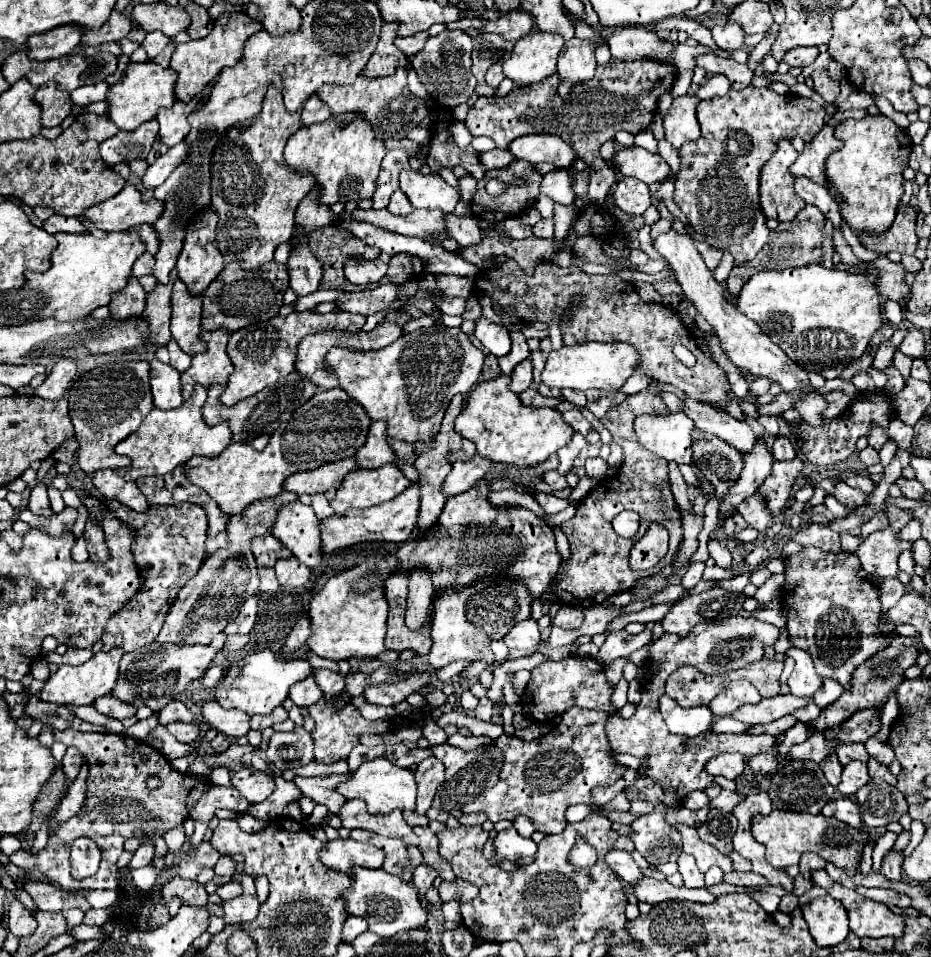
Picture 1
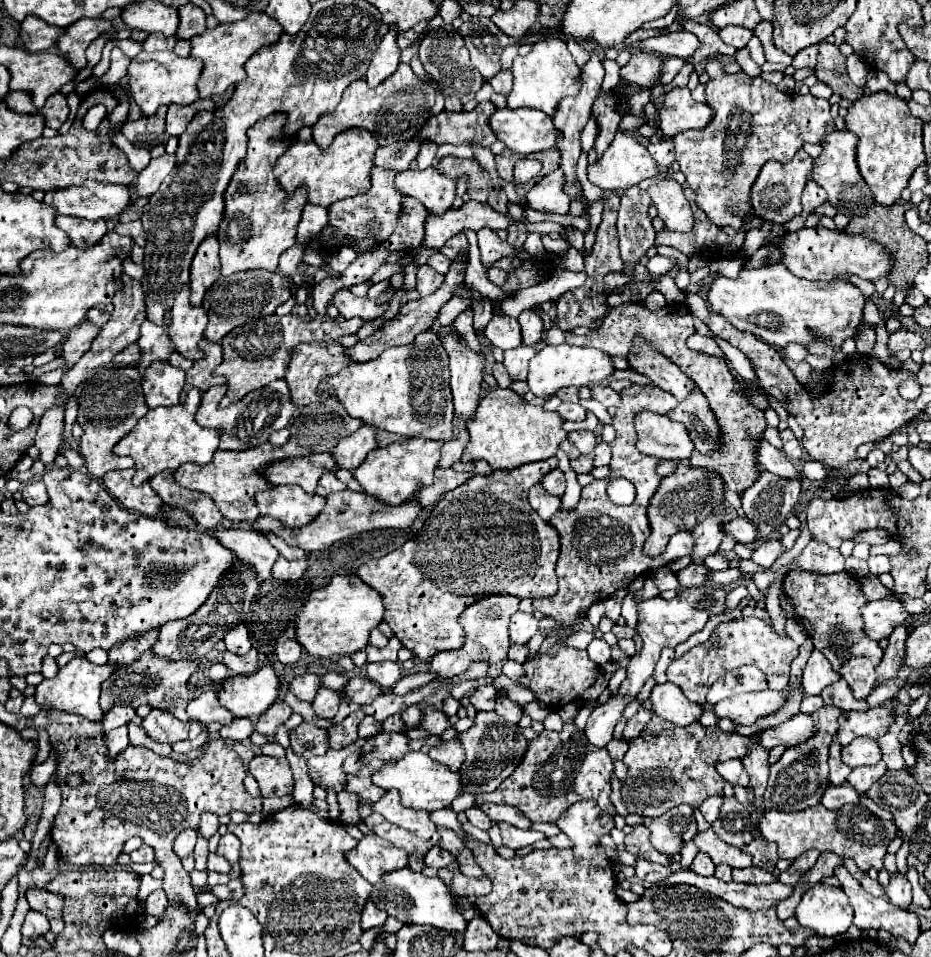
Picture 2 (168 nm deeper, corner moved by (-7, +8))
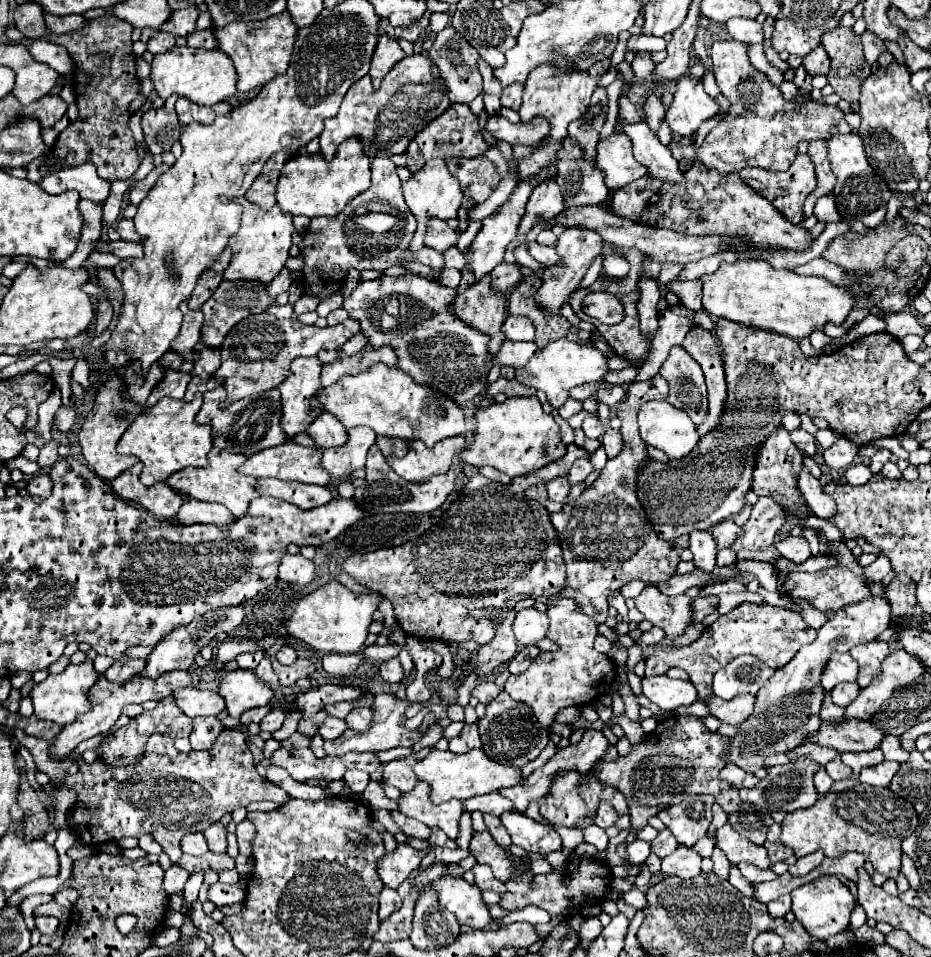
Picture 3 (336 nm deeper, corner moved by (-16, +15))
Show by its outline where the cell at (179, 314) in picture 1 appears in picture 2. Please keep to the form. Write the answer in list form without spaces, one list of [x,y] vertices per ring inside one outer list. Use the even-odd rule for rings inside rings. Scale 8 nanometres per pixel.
[[[183,287],[175,297],[169,323],[169,339],[173,341],[175,351],[191,361],[203,359],[203,351],[199,349],[197,343],[203,339],[205,327],[207,327],[205,311],[201,307],[191,307],[189,287]]]

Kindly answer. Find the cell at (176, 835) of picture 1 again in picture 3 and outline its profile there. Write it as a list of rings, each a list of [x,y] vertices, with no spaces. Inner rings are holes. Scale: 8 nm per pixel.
[[[192,832],[192,834],[184,836],[182,850],[184,850],[184,854],[190,854],[190,856],[202,856],[202,854],[206,854],[208,846],[206,846],[204,834],[202,832]]]

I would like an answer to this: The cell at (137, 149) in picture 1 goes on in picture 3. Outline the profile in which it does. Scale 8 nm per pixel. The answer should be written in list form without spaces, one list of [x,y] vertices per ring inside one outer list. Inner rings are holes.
[[[170,96],[162,108],[150,108],[142,116],[142,130],[152,154],[162,154],[180,138],[182,126],[178,122],[174,102],[178,96]]]

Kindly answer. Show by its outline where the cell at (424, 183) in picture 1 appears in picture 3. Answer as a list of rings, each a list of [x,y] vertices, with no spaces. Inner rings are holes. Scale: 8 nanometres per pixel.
[[[432,158],[432,160],[428,160],[428,164],[424,164],[424,168],[422,168],[420,172],[412,174],[410,180],[402,184],[402,192],[404,192],[404,200],[406,200],[408,208],[412,210],[412,214],[414,214],[416,220],[418,220],[418,227],[414,233],[412,244],[410,245],[410,250],[416,251],[424,246],[426,218],[430,218],[430,216],[438,216],[438,218],[442,218],[442,220],[456,218],[458,208],[460,208],[462,188],[460,188],[460,182],[450,174],[446,162],[440,160],[440,158]]]

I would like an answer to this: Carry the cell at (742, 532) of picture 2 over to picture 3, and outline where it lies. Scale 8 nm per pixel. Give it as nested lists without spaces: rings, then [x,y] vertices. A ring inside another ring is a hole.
[[[724,520],[712,528],[712,534],[718,542],[718,548],[730,548],[730,544],[736,542],[736,536],[740,536],[740,526],[734,520]]]

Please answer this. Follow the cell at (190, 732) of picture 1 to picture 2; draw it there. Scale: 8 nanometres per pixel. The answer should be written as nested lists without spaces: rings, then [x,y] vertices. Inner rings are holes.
[[[151,709],[151,713],[143,719],[141,727],[153,741],[169,743],[169,745],[187,739],[189,733],[189,723],[179,721],[175,715],[163,709]]]

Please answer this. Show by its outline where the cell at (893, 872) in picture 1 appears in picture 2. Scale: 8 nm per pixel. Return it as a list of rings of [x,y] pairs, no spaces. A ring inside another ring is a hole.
[[[901,873],[891,877],[891,883],[885,889],[885,893],[887,893],[887,899],[893,905],[897,905],[897,907],[905,909],[911,903],[911,885],[909,885],[909,881]]]

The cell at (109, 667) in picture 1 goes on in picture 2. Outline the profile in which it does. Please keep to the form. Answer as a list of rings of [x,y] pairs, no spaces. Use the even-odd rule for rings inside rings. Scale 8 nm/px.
[[[75,657],[65,667],[61,667],[53,679],[43,679],[43,683],[37,685],[35,701],[47,711],[67,711],[81,715],[89,721],[101,721],[103,711],[99,707],[99,691],[101,691],[101,683],[109,679],[113,671],[115,667],[111,665],[93,665],[85,657]]]

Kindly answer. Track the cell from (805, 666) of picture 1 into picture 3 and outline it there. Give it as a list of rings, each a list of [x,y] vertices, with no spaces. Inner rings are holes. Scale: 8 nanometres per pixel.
[[[834,652],[828,658],[828,664],[824,666],[820,682],[822,682],[822,688],[826,692],[830,692],[840,682],[854,682],[856,676],[858,676],[858,664],[856,664],[856,660],[850,654]]]

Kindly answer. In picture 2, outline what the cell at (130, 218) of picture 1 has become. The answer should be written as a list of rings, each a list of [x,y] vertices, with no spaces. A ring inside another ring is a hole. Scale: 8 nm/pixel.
[[[83,181],[81,185],[67,185],[57,191],[47,191],[47,203],[53,203],[59,215],[73,215],[81,219],[111,219],[129,207],[129,189],[107,181]]]

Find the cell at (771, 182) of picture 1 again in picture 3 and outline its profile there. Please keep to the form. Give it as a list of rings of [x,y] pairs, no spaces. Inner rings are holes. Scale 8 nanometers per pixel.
[[[798,154],[792,166],[784,174],[776,174],[772,170],[760,170],[760,168],[744,168],[740,170],[740,178],[760,196],[764,196],[778,212],[782,212],[790,222],[800,224],[802,222],[802,204],[808,198],[808,194],[816,188],[816,174],[812,168],[812,160],[808,160],[808,154]]]

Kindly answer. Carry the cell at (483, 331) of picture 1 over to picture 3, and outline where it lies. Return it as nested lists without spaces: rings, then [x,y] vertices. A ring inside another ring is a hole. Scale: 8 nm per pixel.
[[[508,316],[502,324],[502,332],[508,340],[532,340],[534,338],[534,324],[526,316]]]

